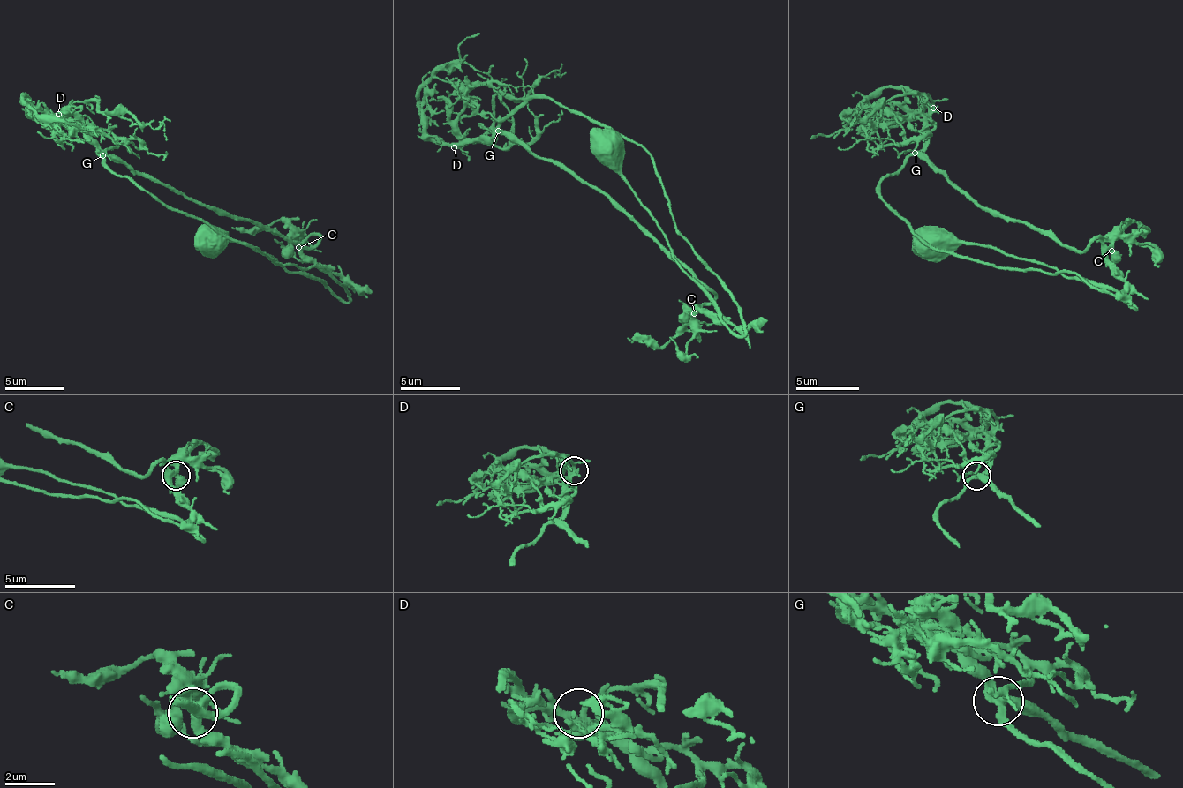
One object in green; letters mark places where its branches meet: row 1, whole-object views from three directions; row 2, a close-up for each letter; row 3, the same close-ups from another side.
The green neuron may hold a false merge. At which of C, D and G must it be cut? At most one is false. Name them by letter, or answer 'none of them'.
none of them

